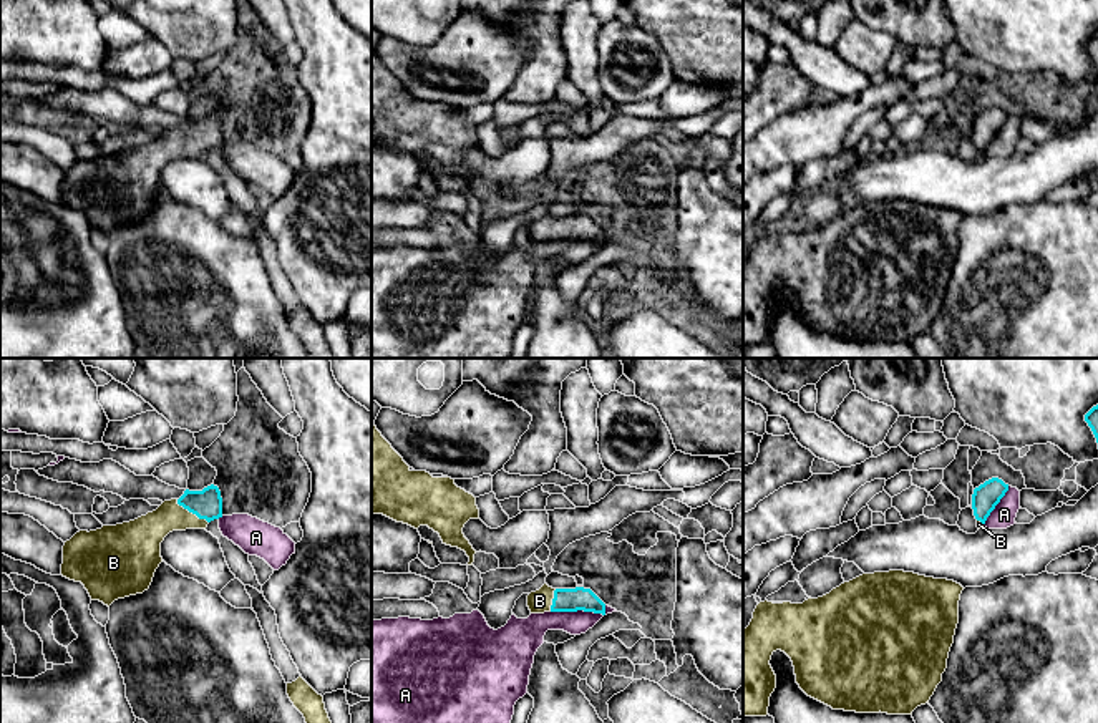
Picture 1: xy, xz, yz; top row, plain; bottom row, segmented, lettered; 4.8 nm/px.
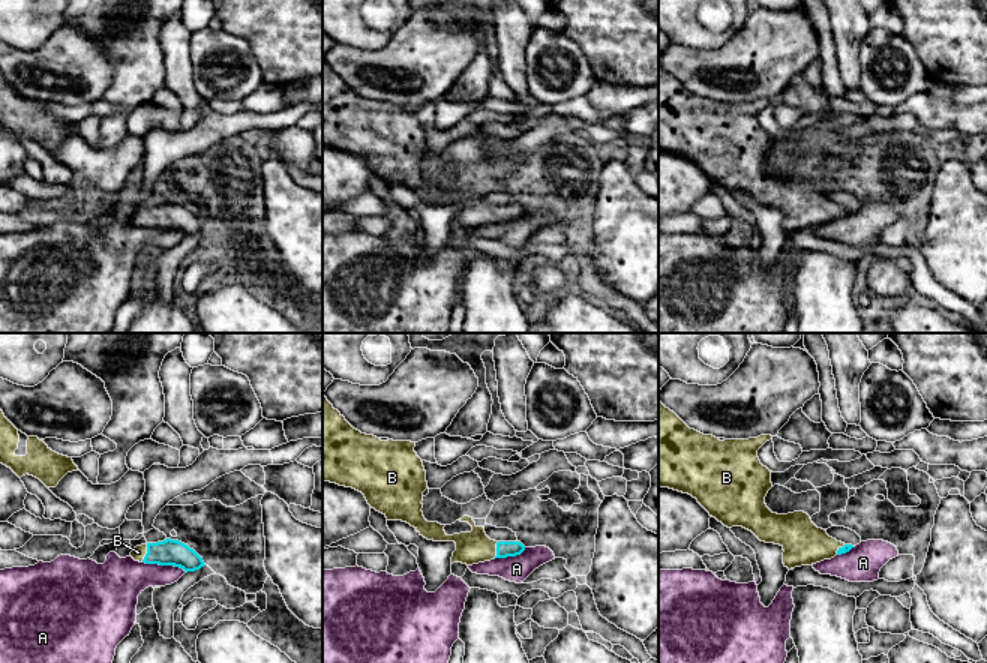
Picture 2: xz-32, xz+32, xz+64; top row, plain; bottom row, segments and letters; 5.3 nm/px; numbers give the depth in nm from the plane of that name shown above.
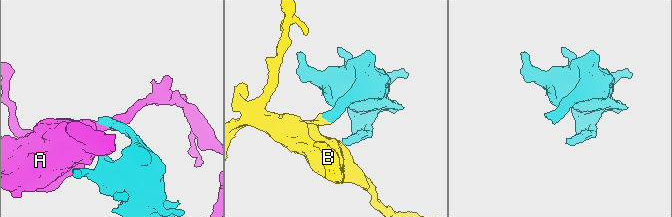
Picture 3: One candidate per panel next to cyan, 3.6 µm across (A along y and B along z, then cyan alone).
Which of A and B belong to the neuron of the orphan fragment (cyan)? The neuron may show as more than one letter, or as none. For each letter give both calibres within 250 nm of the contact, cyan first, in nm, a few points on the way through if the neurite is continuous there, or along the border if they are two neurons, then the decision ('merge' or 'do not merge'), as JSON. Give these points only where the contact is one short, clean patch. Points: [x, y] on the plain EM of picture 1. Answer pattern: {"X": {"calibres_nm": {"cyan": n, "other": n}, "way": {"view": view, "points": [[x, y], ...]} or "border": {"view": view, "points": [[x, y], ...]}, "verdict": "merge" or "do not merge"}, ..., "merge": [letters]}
{"A": {"calibres_nm": {"cyan": 110, "other": 120}, "verdict": "do not merge"}, "B": {"calibres_nm": {"cyan": 140, "other": 170}, "way": {"view": "xy", "points": [[206, 133], [191, 140], [171, 143], [146, 161]]}, "verdict": "merge"}, "merge": ["B"]}

